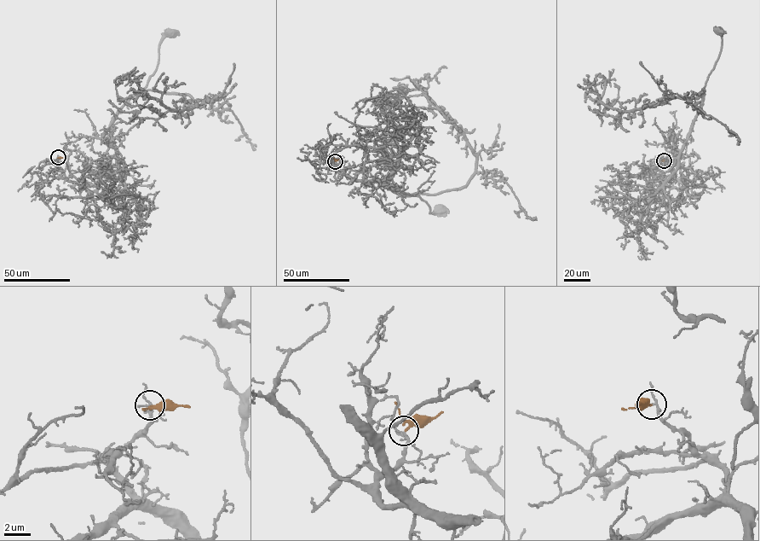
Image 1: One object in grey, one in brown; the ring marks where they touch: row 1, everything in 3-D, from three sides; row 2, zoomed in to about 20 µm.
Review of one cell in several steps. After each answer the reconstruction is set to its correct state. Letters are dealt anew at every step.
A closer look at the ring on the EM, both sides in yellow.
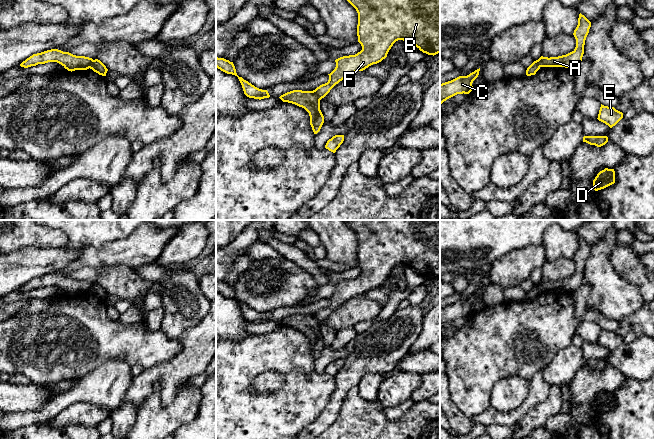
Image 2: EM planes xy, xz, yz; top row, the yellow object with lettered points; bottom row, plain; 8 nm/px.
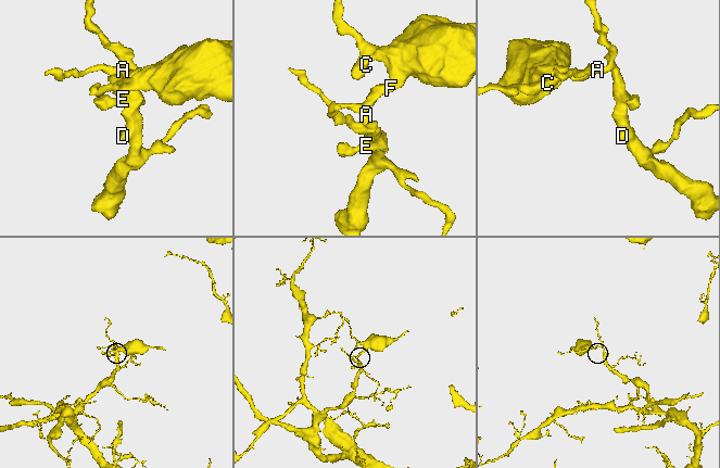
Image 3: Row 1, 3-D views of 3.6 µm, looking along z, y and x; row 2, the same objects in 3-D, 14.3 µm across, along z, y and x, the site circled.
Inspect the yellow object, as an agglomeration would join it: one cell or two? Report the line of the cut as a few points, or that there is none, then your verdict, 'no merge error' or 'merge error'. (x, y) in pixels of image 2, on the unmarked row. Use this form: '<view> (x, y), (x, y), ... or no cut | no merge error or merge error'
xz (312, 315), (320, 323) | merge error

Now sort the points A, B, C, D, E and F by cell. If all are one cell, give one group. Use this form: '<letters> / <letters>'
A D E / B C F

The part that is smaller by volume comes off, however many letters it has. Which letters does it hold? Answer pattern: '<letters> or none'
B, C, F

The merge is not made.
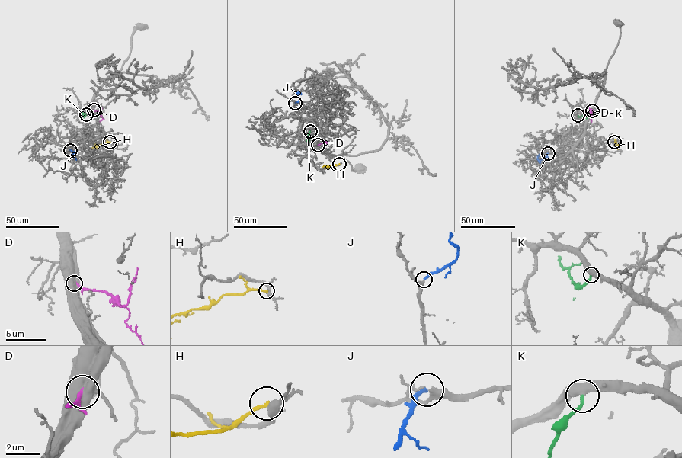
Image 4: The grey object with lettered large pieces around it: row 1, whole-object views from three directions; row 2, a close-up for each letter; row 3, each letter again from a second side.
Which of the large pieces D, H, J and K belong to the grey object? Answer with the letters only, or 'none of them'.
J, K

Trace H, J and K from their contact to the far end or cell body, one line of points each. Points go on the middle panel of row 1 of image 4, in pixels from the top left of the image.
H: (339, 164), (322, 167)
J: (295, 103), (299, 100), (297, 93), (299, 93)
K: (310, 131), (306, 140), (308, 139)

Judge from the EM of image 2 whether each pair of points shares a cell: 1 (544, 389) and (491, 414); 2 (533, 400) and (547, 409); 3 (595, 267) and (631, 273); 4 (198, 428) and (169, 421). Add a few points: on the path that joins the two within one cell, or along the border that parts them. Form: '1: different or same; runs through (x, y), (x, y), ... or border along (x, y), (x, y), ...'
1: same; runs through (531, 401), (513, 417), (504, 417)
2: different; border along (551, 385), (548, 396), (520, 418)
3: different; border along (613, 247), (612, 267), (634, 284)
4: different; border along (198, 405), (198, 414), (178, 428)

